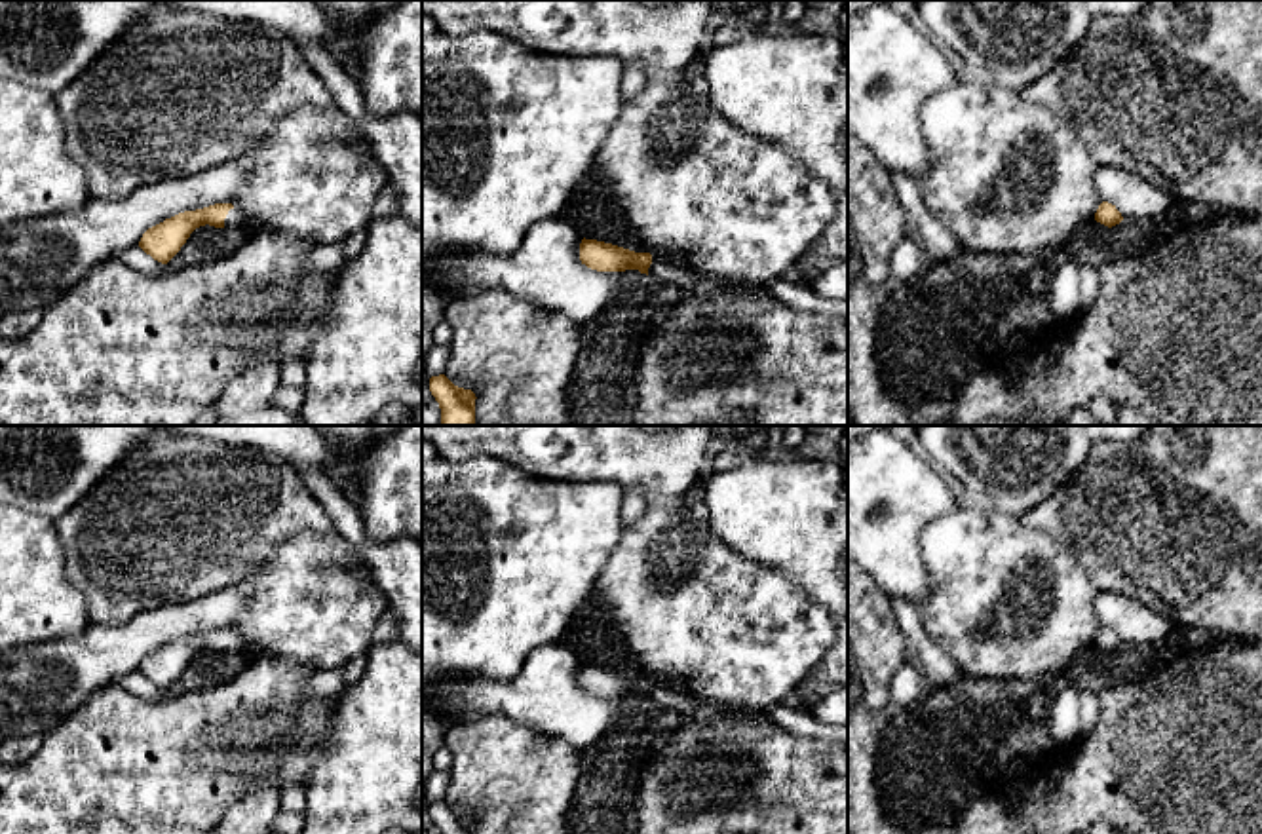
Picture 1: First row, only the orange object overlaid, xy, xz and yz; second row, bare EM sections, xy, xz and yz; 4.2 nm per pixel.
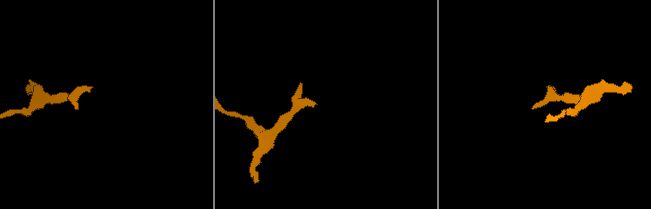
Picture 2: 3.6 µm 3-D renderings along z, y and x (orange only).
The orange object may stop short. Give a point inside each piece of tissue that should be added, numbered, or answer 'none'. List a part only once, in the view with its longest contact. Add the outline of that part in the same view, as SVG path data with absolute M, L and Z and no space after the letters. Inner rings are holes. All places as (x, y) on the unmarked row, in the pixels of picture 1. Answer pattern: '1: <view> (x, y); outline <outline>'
1: xy (234, 644); outline M230 635L224 644L224 654L245 654L247 655L249 642L239 635Z

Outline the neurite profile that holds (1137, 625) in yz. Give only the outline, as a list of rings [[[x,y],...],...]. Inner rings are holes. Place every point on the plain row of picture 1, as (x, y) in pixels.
[[[1097,593],[1093,606],[1100,627],[1112,629],[1123,646],[1150,650],[1167,642],[1175,629],[1169,619],[1125,595]]]

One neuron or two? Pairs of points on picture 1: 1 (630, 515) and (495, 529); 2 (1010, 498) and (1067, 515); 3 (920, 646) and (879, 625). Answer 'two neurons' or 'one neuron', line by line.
1: two neurons
2: two neurons
3: two neurons

